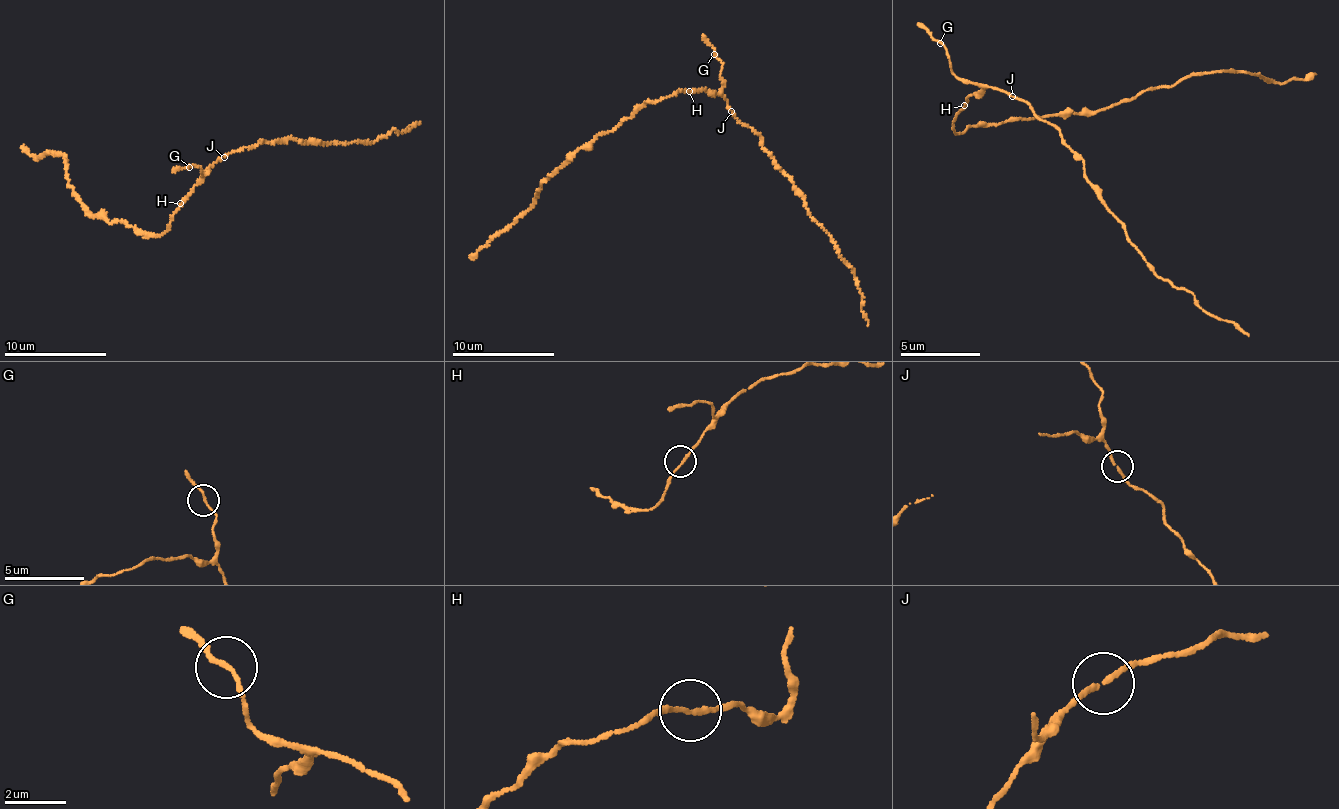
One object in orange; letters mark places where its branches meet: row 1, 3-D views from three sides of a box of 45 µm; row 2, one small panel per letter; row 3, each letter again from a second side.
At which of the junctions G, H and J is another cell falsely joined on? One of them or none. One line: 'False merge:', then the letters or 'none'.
False merge: none

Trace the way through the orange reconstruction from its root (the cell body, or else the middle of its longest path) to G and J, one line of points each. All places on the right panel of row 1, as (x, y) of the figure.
G: (963, 108), (968, 95), (983, 88), (959, 80), (940, 43)
J: (963, 108), (968, 95), (988, 89), (1007, 91), (1013, 96)

